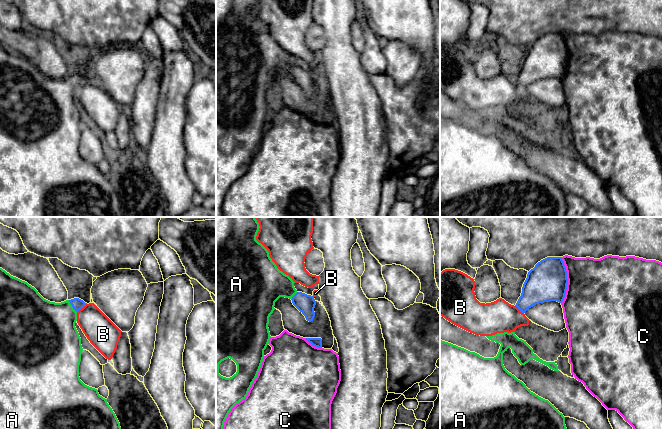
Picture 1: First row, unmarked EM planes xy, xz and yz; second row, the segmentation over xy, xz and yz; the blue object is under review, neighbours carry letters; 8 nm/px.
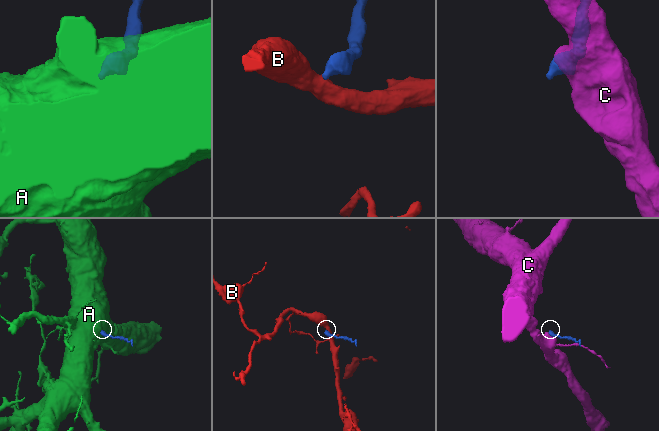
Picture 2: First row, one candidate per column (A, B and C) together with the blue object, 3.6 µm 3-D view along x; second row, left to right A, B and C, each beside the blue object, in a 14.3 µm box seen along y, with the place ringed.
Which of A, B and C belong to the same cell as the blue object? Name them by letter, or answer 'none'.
A

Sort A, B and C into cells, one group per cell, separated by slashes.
A / B / C

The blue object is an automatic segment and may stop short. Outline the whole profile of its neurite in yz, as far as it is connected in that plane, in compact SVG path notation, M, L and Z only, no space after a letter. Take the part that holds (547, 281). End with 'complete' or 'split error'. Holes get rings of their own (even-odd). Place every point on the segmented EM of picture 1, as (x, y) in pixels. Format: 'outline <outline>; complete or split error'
outline M547 257L531 269L522 287L516 307L525 313L536 304L562 303L567 290L567 271L561 257Z; complete

